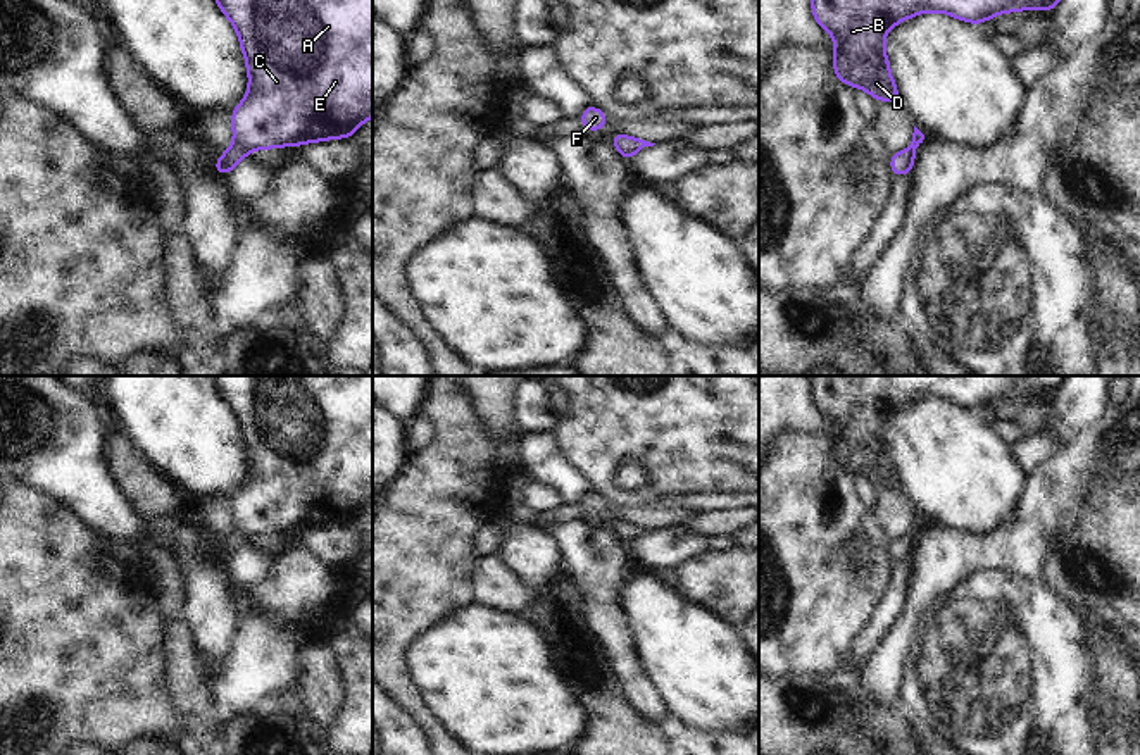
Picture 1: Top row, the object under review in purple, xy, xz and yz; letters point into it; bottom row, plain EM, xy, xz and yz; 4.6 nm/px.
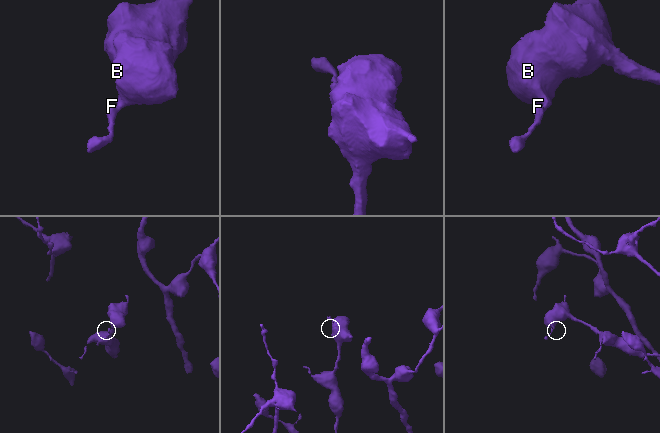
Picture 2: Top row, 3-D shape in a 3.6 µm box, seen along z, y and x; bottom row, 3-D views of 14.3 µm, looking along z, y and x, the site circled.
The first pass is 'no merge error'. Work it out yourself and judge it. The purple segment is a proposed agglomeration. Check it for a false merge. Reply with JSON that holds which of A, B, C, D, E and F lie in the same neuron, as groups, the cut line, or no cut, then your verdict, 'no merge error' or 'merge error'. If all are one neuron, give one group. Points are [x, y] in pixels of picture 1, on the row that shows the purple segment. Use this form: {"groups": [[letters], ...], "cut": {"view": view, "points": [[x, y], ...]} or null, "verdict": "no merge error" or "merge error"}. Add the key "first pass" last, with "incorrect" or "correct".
{"groups": [["A", "B", "C", "D", "E", "F"]], "cut": null, "verdict": "no merge error", "first pass": "correct"}

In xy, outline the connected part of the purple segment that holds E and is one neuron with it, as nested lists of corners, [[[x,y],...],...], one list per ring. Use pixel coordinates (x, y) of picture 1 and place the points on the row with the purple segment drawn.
[[[216,0],[219,9],[233,22],[238,33],[241,52],[247,60],[248,91],[240,105],[231,112],[233,145],[216,160],[214,167],[221,174],[231,172],[248,152],[260,148],[278,148],[305,145],[309,141],[328,141],[331,138],[350,138],[364,121],[373,117],[373,0]]]

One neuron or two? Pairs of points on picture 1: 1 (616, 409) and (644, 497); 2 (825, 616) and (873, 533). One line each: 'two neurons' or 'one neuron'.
1: one neuron
2: one neuron

